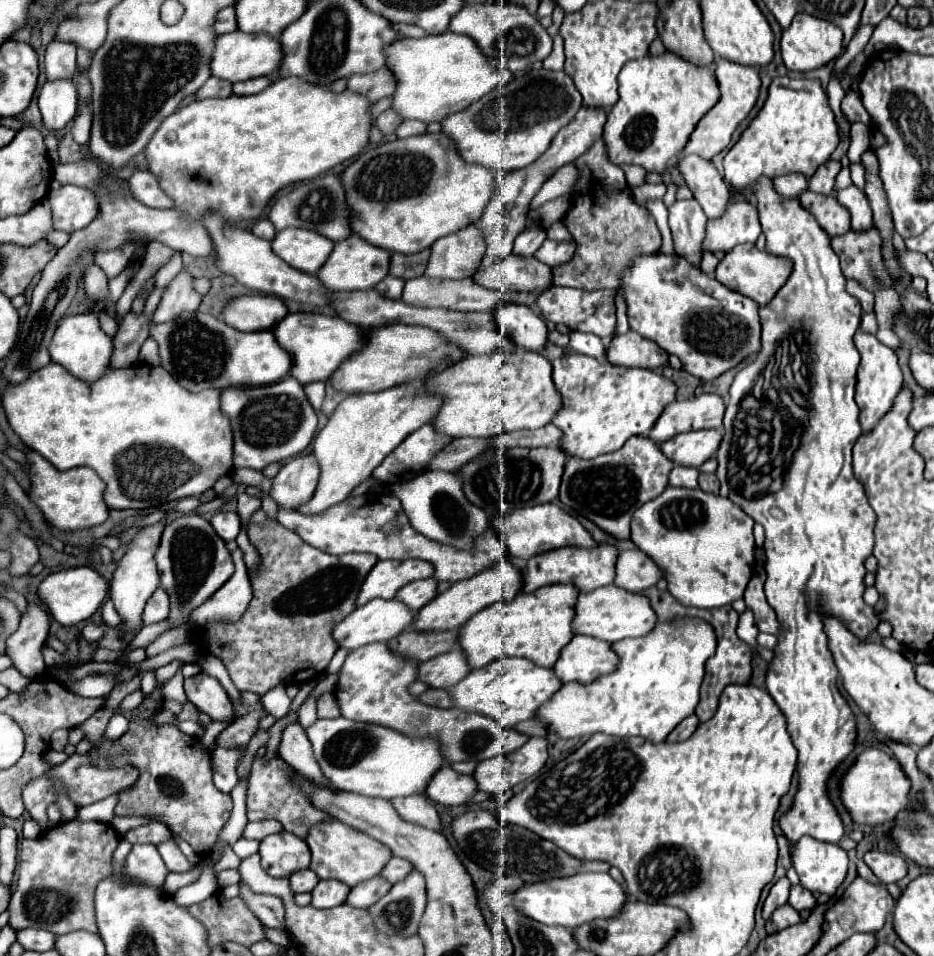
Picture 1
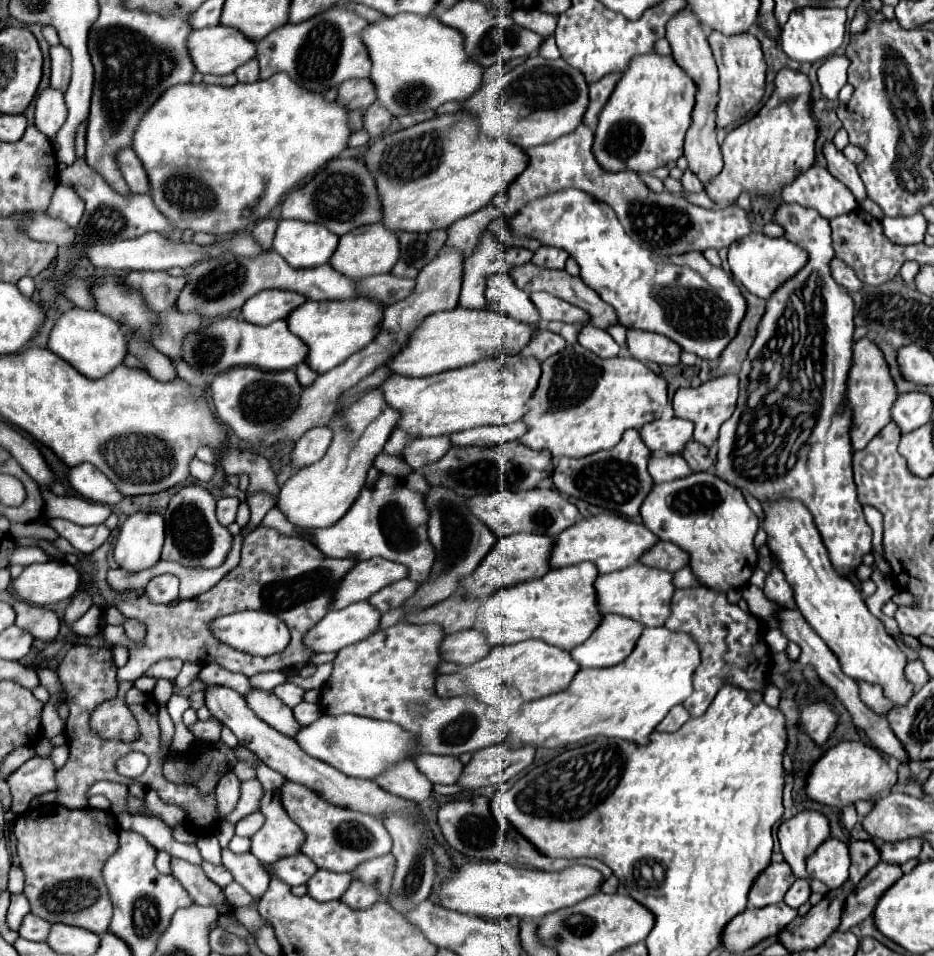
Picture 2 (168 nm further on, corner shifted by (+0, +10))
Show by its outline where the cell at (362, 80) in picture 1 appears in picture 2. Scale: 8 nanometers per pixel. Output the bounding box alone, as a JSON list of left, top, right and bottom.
[337,78,377,110]

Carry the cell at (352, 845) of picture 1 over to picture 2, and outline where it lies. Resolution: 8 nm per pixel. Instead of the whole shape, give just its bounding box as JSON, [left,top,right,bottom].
[281,782,393,872]

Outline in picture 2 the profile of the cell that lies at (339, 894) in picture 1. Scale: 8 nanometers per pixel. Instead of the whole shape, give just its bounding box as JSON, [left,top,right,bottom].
[307,870,353,902]

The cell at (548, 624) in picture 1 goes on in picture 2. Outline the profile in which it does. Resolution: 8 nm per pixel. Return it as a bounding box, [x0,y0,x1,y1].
[475,564,601,652]

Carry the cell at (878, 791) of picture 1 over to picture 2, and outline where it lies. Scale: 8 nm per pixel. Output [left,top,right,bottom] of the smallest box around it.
[807,740,897,808]

